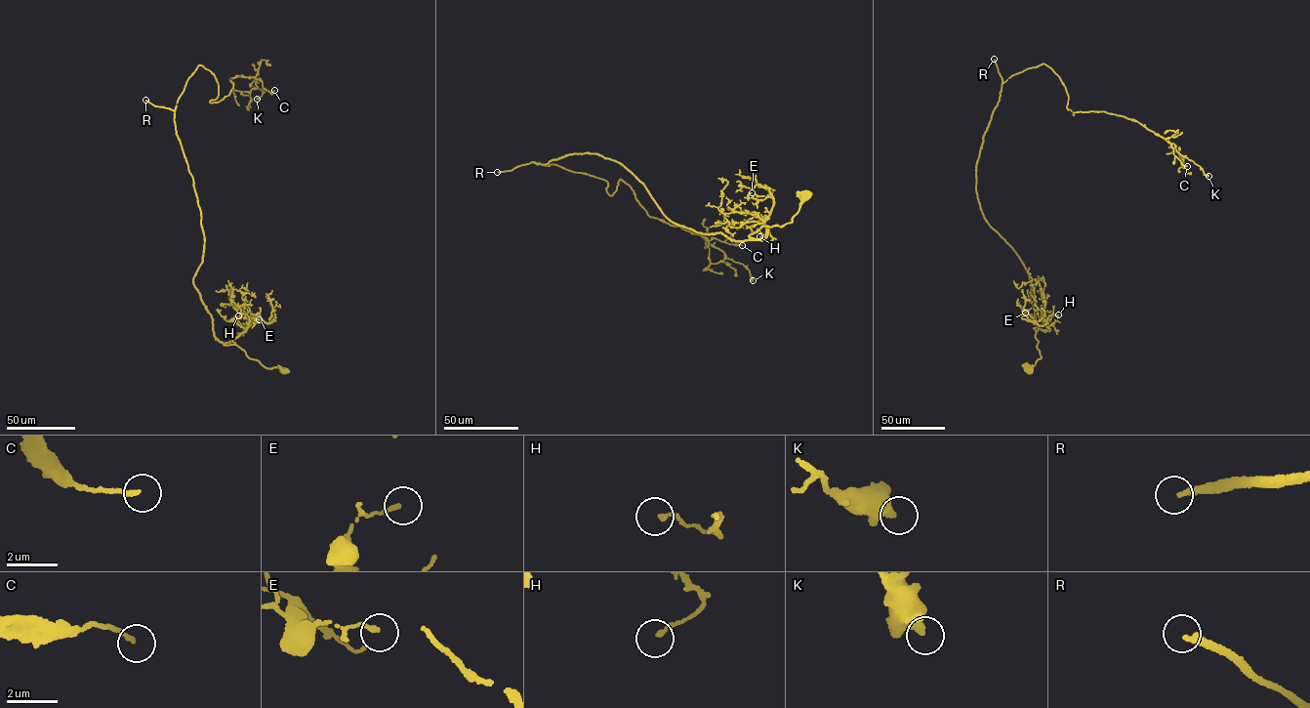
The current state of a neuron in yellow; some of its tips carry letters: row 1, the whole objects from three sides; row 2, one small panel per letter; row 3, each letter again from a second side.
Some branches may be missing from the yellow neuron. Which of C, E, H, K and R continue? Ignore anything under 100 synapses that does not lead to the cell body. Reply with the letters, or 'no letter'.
R

